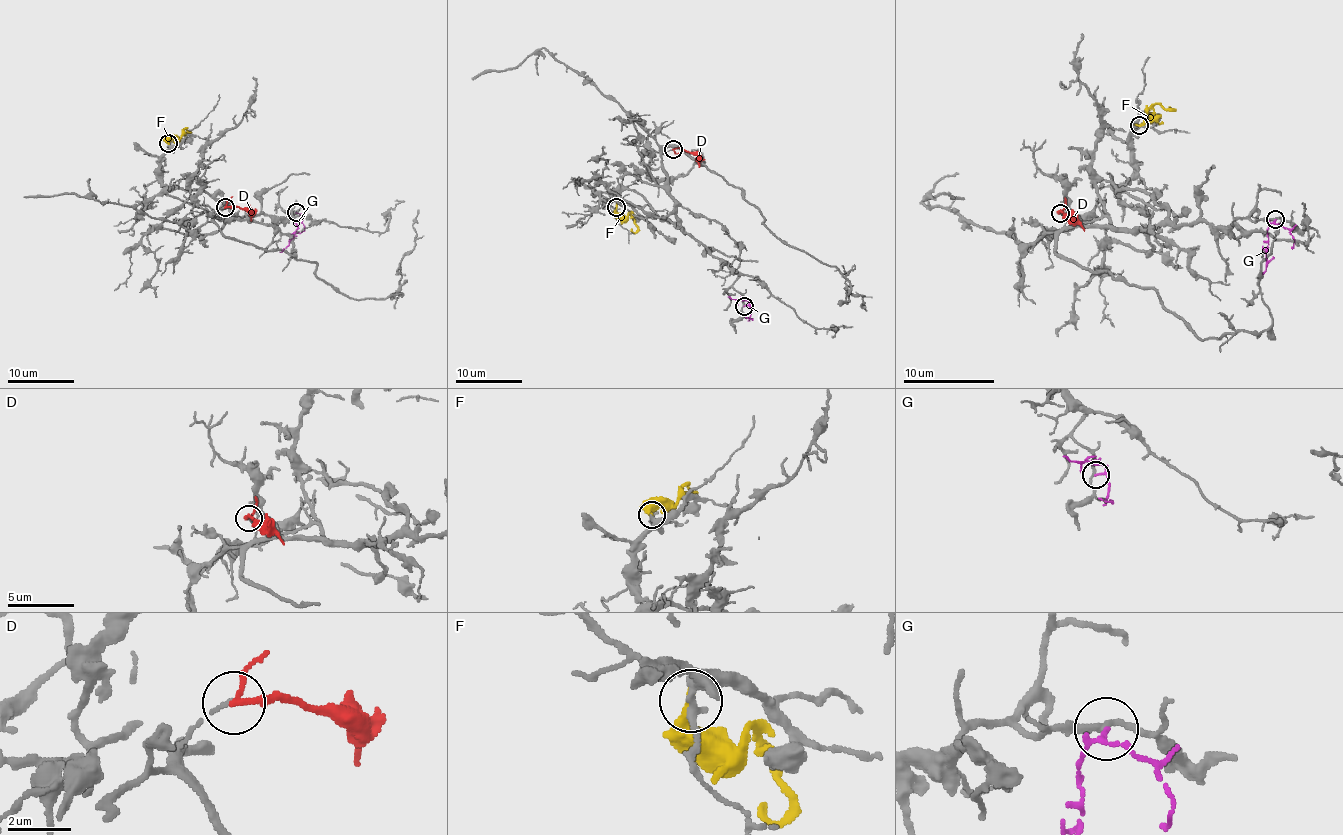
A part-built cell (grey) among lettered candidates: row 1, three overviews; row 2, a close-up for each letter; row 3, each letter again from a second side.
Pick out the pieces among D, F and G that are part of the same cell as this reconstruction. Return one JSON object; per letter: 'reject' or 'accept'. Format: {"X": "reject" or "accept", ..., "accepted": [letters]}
{"D": "reject", "F": "reject", "G": "reject", "accepted": []}

